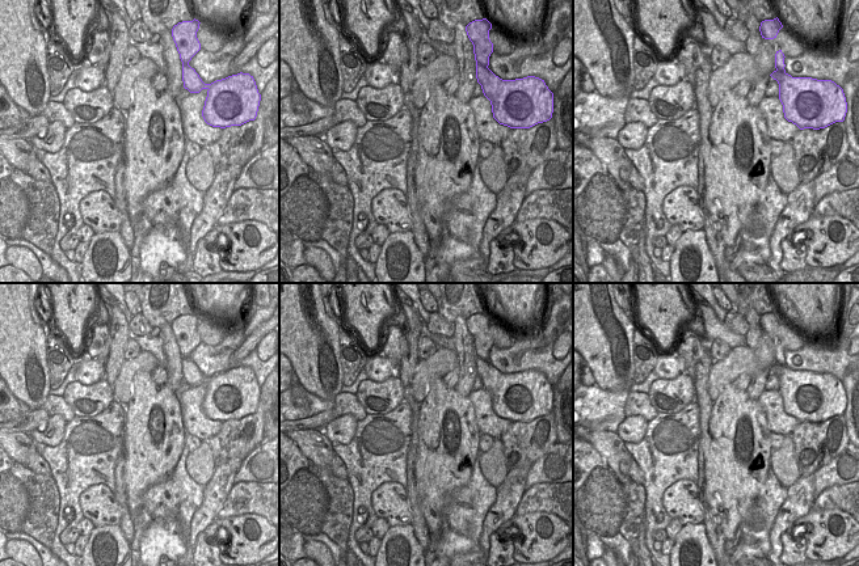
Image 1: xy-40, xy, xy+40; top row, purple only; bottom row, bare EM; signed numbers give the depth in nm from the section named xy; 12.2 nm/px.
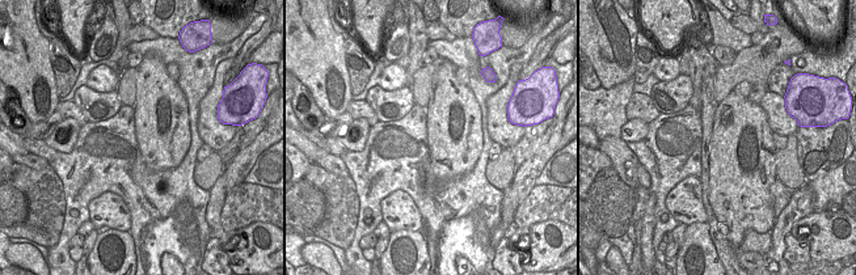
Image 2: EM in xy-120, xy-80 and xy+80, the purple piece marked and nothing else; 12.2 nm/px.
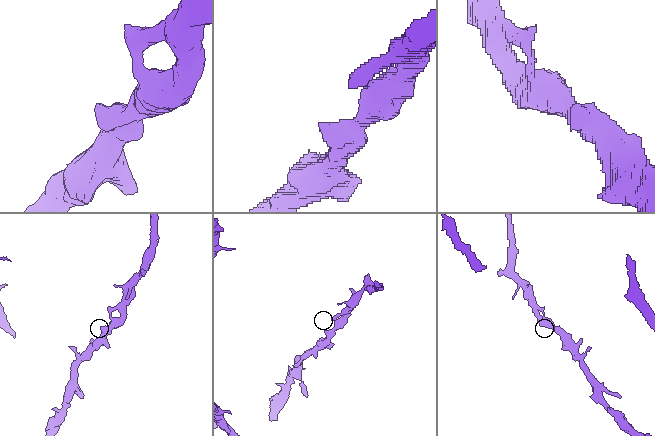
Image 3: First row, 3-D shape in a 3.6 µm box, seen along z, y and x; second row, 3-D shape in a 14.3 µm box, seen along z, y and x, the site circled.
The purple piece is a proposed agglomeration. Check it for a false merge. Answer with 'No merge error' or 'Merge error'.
No merge error

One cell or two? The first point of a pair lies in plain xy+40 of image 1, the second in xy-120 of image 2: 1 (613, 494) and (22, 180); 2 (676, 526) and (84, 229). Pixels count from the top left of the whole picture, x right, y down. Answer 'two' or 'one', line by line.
1: two
2: one

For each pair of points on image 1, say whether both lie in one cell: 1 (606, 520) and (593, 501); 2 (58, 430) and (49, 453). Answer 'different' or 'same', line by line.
1: same
2: different

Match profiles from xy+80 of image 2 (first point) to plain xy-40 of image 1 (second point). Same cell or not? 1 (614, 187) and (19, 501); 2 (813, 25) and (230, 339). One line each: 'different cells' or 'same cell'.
1: same cell
2: different cells

